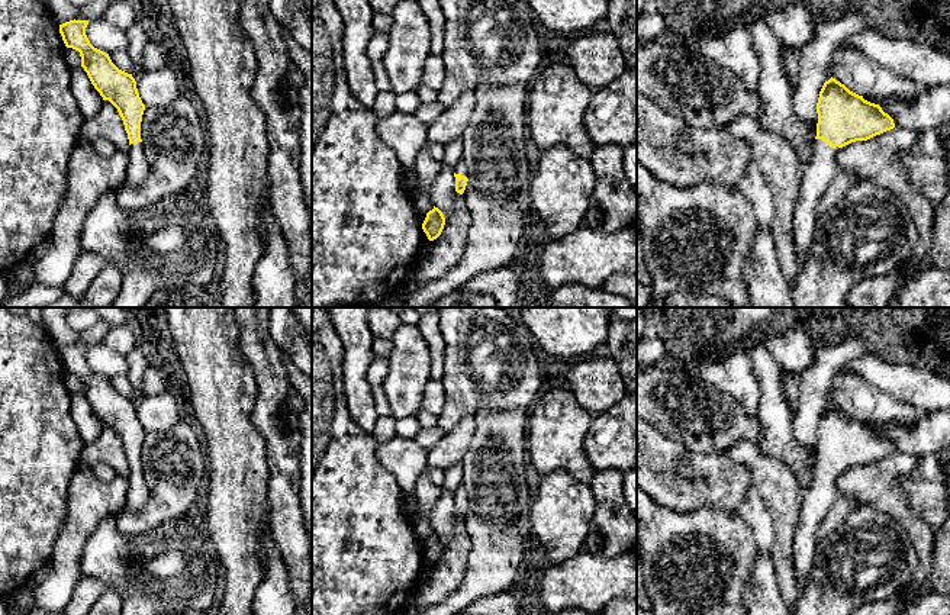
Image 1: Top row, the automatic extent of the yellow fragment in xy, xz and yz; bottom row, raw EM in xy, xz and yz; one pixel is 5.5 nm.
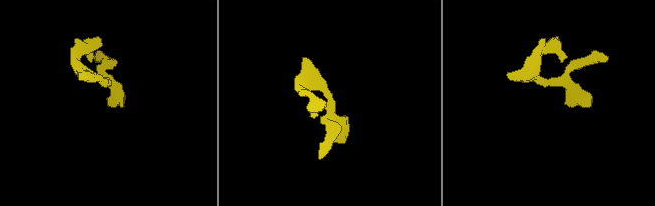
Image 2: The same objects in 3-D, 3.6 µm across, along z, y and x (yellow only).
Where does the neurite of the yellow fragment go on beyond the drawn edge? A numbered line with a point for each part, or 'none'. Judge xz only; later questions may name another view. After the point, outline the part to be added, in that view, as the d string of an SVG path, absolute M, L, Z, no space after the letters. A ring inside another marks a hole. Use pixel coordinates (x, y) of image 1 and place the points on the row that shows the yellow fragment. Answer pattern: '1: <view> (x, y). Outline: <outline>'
1: xz (460, 167). Outline: M457 161L455 165L454 165L454 173L455 174L461 174L464 177L468 176L468 170L467 170L467 165L464 164L464 161Z

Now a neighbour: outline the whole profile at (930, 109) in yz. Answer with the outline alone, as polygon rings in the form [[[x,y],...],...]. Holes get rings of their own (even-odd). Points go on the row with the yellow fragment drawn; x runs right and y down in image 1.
[[[950,84],[927,86],[915,97],[898,102],[895,99],[864,100],[879,104],[895,123],[895,128],[912,132],[940,129],[950,122]]]

